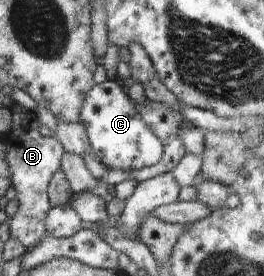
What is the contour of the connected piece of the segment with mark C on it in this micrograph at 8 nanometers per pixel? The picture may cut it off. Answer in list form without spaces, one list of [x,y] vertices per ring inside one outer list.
[[[107,79],[102,84],[95,85],[83,107],[82,122],[89,132],[94,153],[107,169],[137,171],[163,161],[166,153],[163,140],[159,139],[157,133],[143,119],[127,89],[115,80]]]

